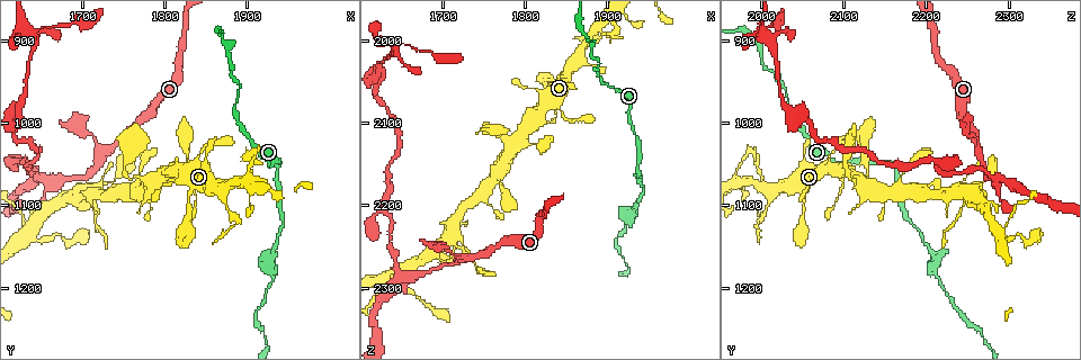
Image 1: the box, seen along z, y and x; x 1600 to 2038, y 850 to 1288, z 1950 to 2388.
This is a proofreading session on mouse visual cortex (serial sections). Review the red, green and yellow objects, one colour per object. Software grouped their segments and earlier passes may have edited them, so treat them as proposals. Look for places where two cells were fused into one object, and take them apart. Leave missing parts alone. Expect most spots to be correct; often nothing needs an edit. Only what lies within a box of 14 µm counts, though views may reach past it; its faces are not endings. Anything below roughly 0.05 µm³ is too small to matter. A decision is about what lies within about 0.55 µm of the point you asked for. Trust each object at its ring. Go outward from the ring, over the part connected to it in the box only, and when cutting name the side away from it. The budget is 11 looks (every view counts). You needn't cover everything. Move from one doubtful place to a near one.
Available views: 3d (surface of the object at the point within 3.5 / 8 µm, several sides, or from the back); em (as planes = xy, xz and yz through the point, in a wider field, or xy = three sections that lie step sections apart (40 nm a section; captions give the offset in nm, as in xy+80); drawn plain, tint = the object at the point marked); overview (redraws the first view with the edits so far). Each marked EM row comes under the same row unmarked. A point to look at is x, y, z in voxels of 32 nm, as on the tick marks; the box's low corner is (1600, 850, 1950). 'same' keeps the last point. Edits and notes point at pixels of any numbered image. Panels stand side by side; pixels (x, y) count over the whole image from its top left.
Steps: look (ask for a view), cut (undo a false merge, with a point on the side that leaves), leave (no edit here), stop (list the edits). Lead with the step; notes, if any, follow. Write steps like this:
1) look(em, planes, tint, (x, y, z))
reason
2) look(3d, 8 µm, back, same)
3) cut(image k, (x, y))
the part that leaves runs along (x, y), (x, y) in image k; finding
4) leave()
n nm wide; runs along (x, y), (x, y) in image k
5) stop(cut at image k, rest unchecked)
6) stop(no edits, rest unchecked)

look(3d, 3.5 µm, (1935, 1195, 2215))
thick turns thin

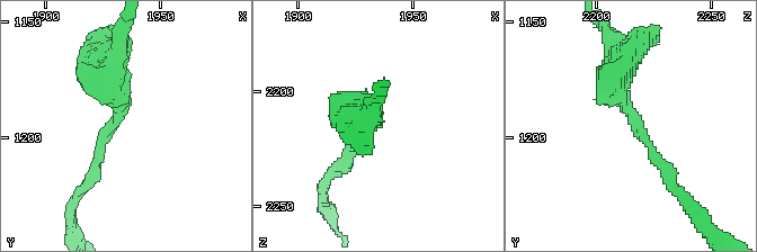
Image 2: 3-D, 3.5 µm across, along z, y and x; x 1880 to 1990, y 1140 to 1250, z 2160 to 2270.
look(em, planes, tint, (1933, 1191, 2215))
arms of 150, 450 nm; need the tissue

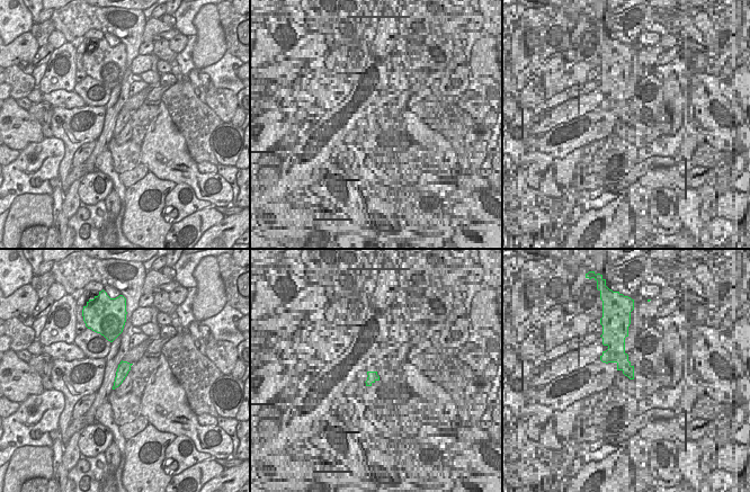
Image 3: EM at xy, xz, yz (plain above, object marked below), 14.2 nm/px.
leave()
180 nm wide; runs along (621, 51), (614, 89), (669, 172) in image 2; all the same cell

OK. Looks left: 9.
look(3d, 3.5 µm, (1770, 1085, 2160))
thin arm on a thick one

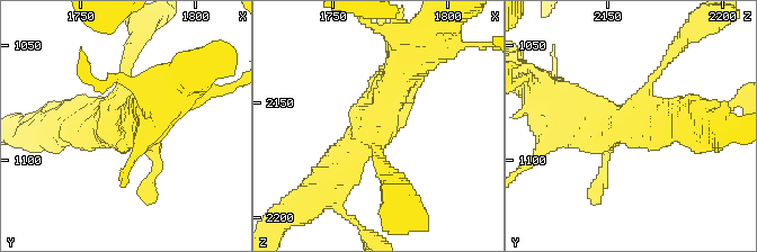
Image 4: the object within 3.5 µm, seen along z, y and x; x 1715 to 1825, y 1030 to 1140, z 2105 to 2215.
leave()
runs along (403, 70), (382, 116), (320, 188) in image 4; continuous, no second cell

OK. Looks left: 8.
look(em, xy, step 5, tint, (1680, 1070, 2280))
sudden change in width

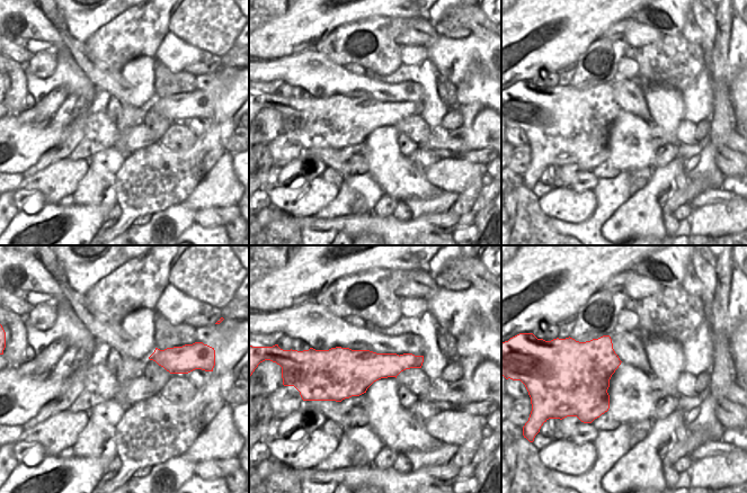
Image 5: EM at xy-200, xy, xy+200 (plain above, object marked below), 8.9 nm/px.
look(3d, 3.5 µm, same)

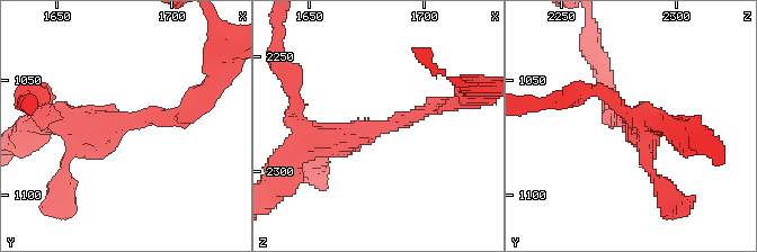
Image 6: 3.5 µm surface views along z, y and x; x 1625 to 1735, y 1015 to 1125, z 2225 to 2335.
leave()
3 arms; runs along (444, 104), (344, 138), (306, 138) in image 6; all the same cell

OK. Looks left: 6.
look(3d, 3.5 µm, (1645, 895, 2005))
abrupt turn

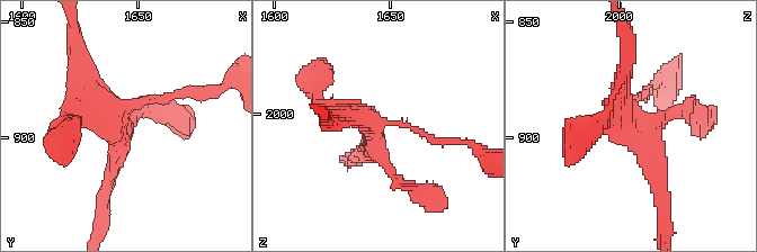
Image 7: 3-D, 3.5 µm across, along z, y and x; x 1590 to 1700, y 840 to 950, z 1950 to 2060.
look(em, xy, step 3, tint, (1643, 897, 2006))

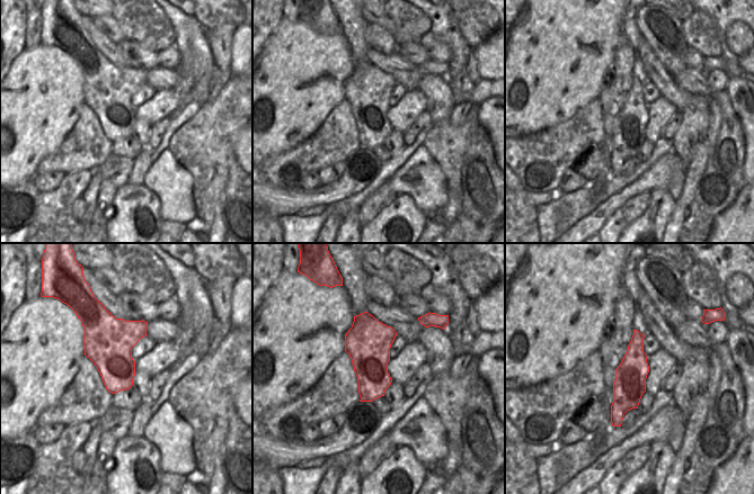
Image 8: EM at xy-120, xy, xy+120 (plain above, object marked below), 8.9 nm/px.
look(em, xy, step 5, tint, same)

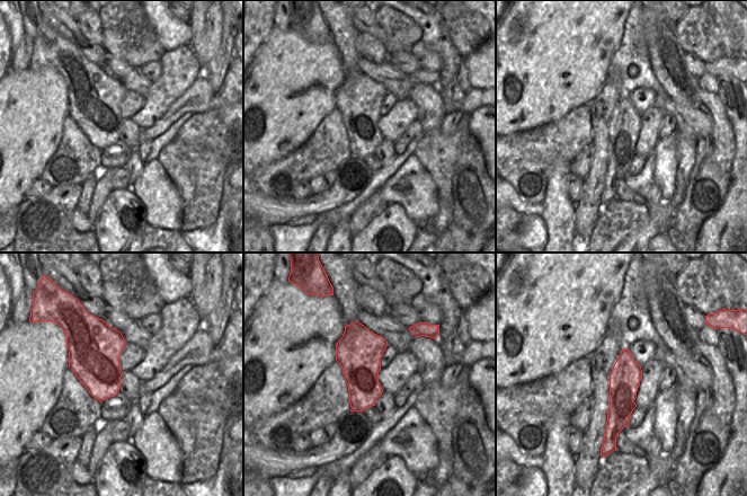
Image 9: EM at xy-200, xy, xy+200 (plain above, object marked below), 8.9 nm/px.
leave()
runs along (660, 192), (647, 144), (603, 117) in image 7; one cell here

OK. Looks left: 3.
stop(no edits, rest unchecked)

